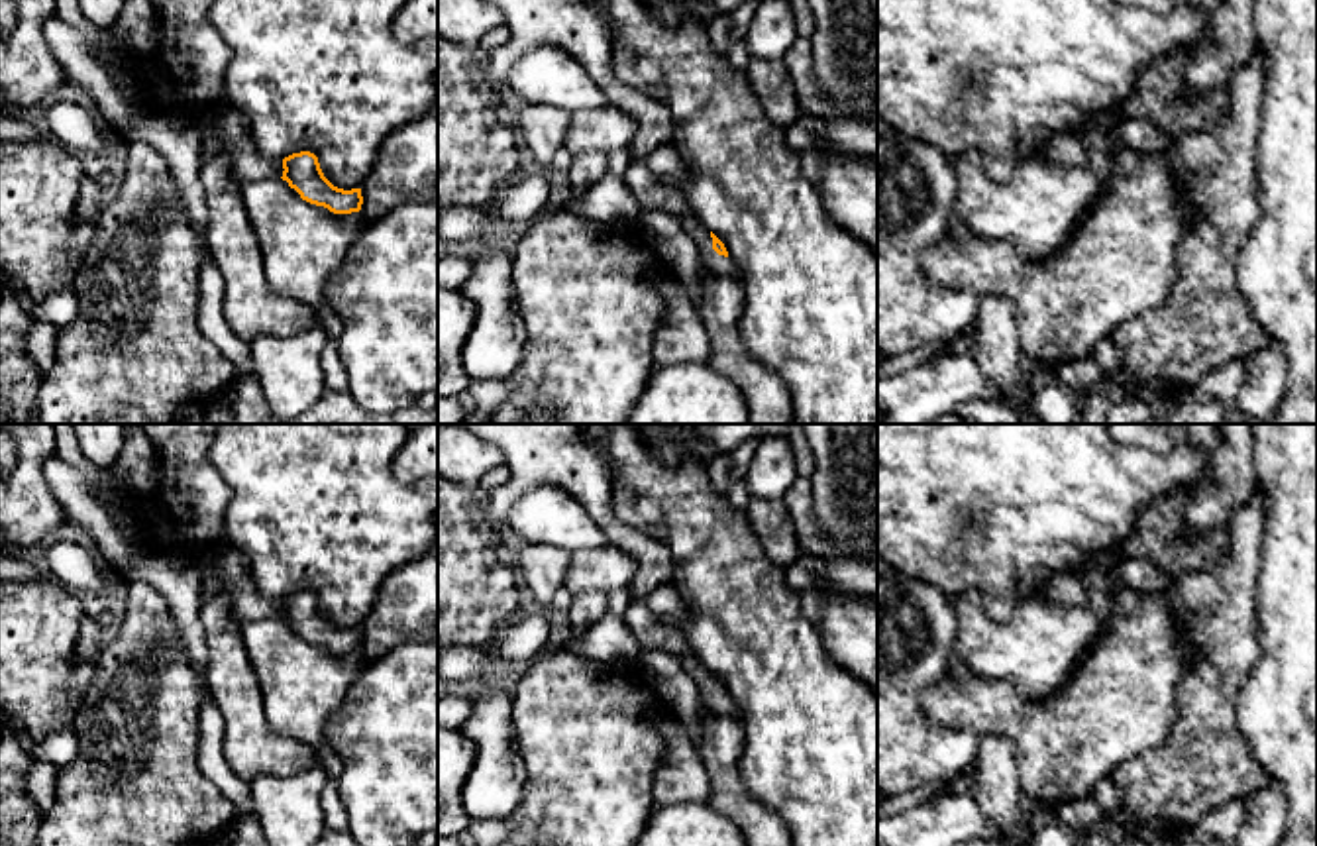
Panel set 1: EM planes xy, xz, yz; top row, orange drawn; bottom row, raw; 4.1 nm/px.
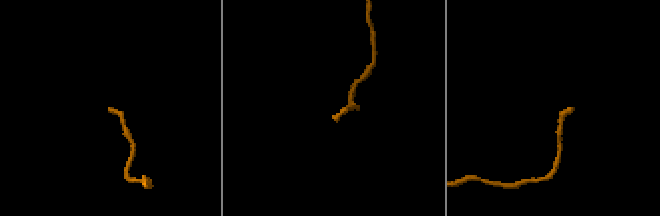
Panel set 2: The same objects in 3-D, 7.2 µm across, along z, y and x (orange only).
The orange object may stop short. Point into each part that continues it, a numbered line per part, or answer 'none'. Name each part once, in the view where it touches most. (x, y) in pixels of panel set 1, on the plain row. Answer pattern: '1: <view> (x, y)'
1: xz (723, 705)

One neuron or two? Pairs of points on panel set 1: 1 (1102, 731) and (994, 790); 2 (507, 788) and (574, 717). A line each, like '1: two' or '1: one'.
1: two
2: two

